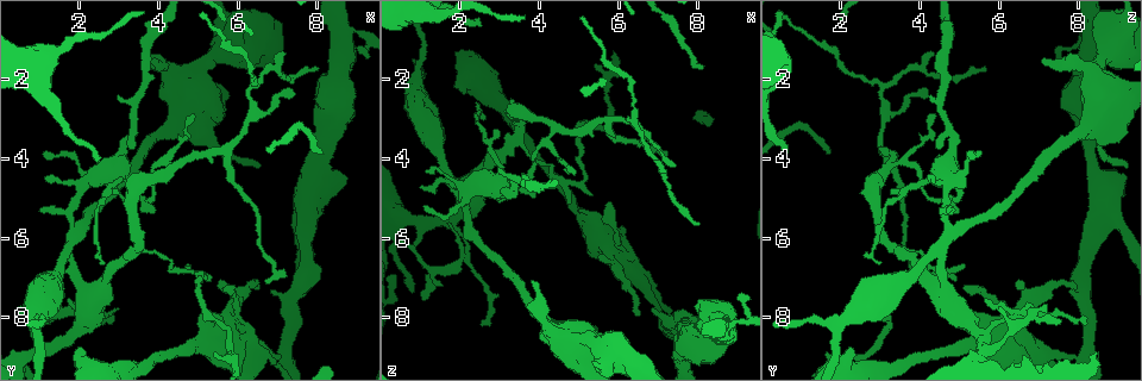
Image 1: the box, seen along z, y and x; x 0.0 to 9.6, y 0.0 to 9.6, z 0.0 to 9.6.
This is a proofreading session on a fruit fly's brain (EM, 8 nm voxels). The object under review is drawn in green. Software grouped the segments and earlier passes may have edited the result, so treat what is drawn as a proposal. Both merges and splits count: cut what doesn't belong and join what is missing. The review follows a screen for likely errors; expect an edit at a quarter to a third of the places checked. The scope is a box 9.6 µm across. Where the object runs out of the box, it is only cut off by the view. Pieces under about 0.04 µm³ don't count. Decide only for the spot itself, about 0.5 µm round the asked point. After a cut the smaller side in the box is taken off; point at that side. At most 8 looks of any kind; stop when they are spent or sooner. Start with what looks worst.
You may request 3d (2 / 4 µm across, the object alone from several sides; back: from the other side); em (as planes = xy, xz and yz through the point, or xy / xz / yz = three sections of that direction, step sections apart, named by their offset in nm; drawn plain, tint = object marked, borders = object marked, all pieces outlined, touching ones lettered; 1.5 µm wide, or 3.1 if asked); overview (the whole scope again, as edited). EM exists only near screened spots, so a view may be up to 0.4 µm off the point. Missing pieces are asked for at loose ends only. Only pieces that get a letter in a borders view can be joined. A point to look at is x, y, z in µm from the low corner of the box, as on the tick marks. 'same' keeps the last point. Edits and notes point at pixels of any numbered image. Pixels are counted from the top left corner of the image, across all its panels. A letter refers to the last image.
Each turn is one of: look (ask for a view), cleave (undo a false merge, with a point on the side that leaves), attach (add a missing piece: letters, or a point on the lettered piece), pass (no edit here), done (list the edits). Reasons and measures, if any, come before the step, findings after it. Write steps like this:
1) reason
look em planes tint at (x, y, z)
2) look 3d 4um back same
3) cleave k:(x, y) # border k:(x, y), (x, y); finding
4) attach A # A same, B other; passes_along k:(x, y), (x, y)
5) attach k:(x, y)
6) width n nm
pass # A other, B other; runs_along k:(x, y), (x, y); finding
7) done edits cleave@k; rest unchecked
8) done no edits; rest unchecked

tapers out
look em xz step 8 plain at (5.35, 8.90, 1.65)

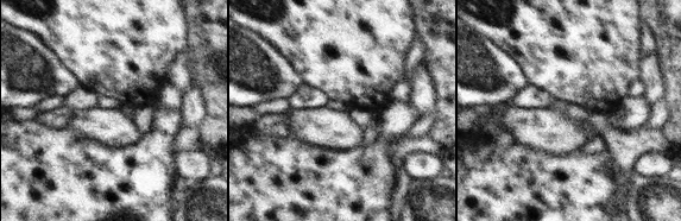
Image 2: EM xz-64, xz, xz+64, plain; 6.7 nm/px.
look em xz step 8 borders same

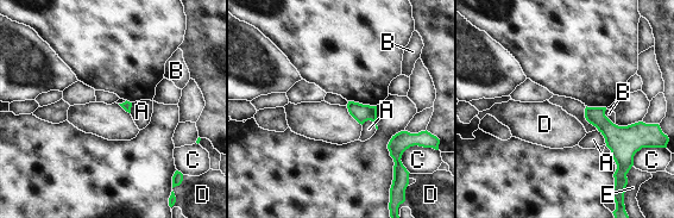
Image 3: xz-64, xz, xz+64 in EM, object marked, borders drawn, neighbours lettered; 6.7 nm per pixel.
longest_contact D 170 nm
pass # A other, B other, C other, D other, E other; border 3:(346, 106), (347, 111), (361, 125); none of them fits

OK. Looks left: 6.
a fork
look 3d 2um at (7.15, 9.05, 8.20)

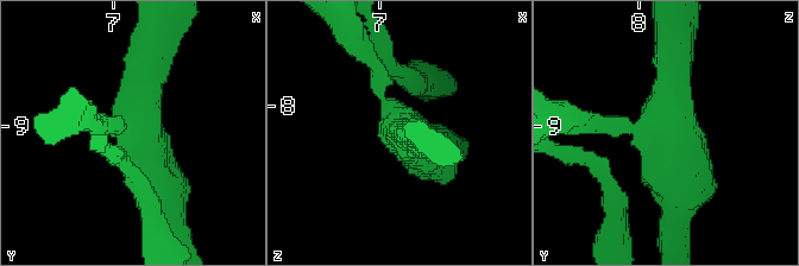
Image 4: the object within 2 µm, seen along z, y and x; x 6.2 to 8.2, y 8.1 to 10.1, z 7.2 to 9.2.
arms 3; arm_widths 220, 240, 320 nm
look em planes tint at (7.18, 9.02, 8.14)

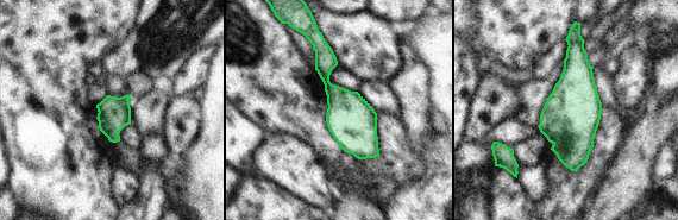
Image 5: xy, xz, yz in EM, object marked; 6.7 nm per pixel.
look em planes borders same

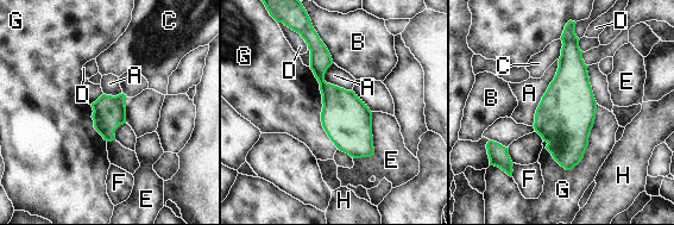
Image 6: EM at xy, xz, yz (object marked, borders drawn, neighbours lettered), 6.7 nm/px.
cleave 6:(342, 113) # A other, B other, C other, D other, E other, F other, G other, H other; border 6:(325, 81), (320, 86); two cells meet here

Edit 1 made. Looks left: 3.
done edits cleave@6; rest unchecked

